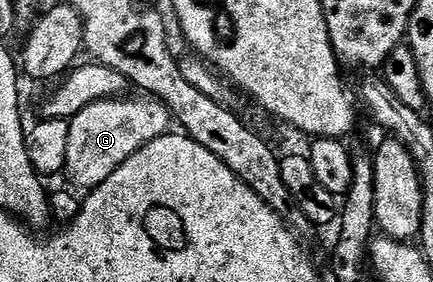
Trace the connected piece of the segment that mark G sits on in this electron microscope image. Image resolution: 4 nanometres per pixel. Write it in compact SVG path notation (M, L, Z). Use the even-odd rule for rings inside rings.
M151 96L128 97L107 98L90 104L68 122L70 148L66 151L66 174L84 192L91 192L103 184L115 170L126 164L126 160L130 160L130 156L134 156L134 152L169 133L171 126L168 125L173 125L172 113L160 99Z

